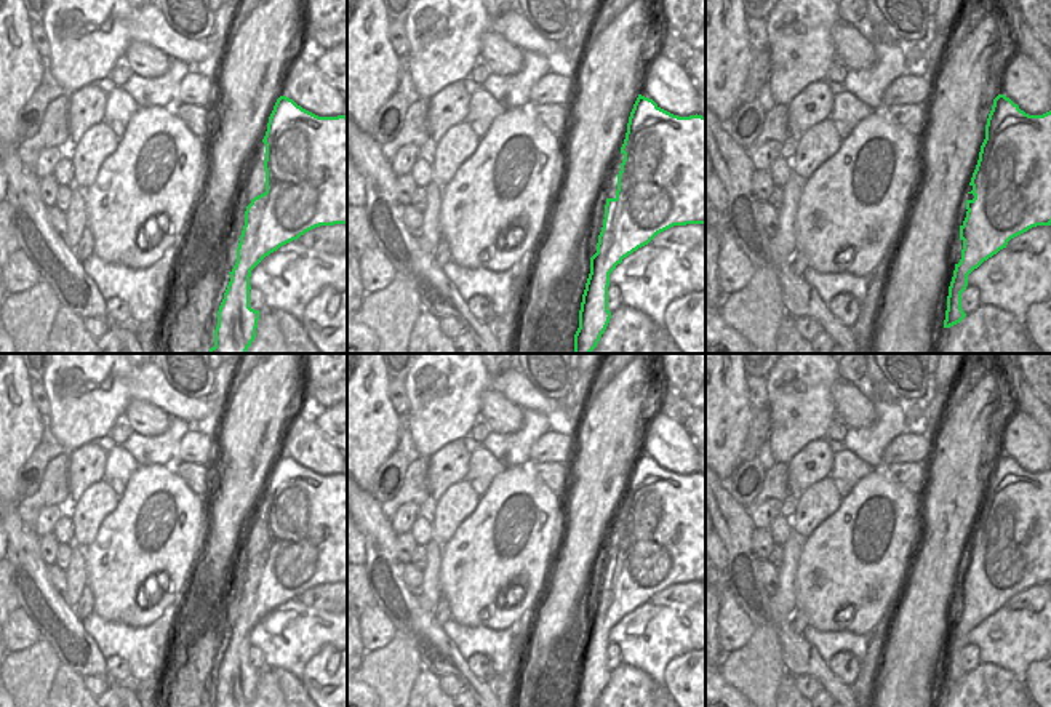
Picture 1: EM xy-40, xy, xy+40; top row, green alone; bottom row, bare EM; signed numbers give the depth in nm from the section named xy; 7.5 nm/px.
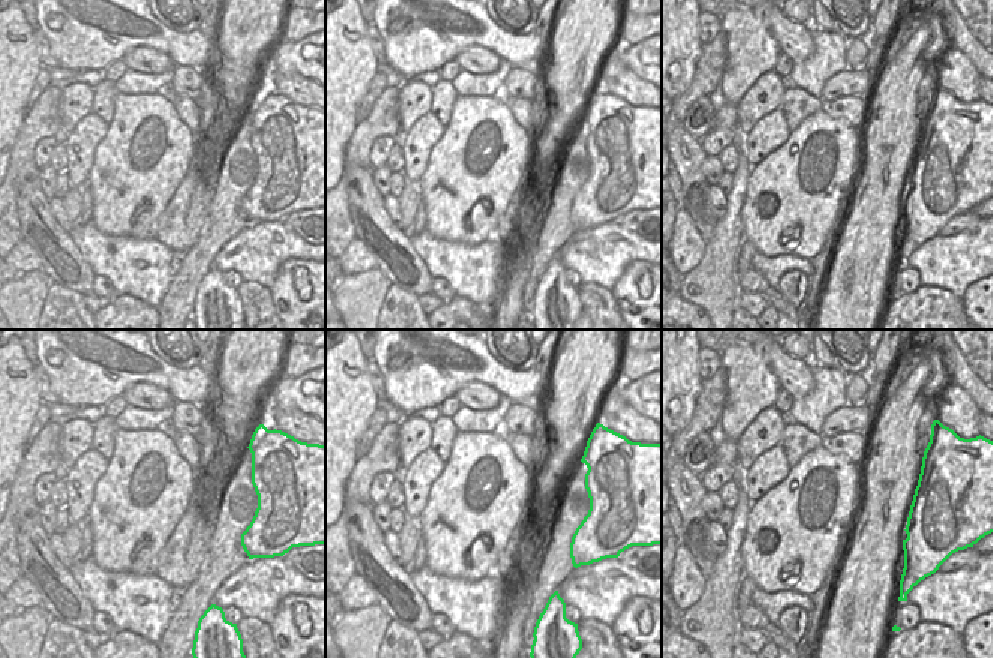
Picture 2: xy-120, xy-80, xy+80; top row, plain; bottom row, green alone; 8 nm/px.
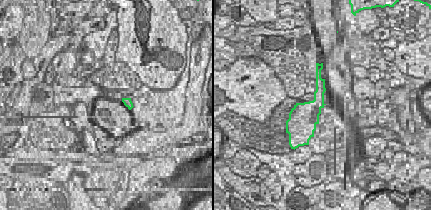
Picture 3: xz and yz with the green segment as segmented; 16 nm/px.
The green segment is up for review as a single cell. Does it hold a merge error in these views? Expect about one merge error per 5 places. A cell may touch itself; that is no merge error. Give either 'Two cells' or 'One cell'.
One cell

